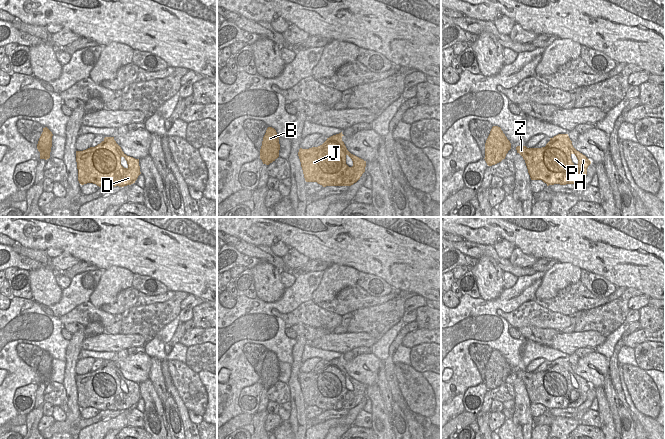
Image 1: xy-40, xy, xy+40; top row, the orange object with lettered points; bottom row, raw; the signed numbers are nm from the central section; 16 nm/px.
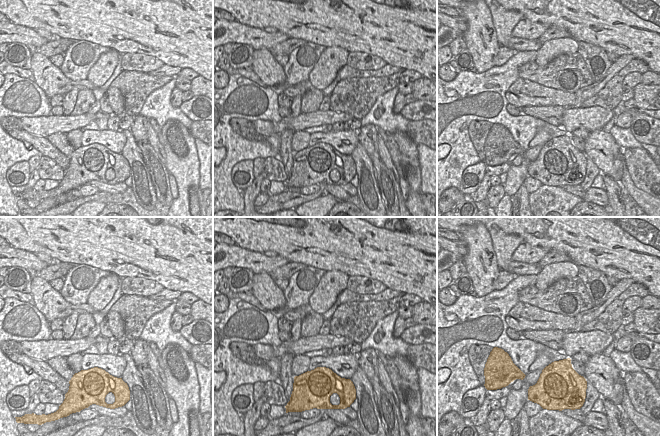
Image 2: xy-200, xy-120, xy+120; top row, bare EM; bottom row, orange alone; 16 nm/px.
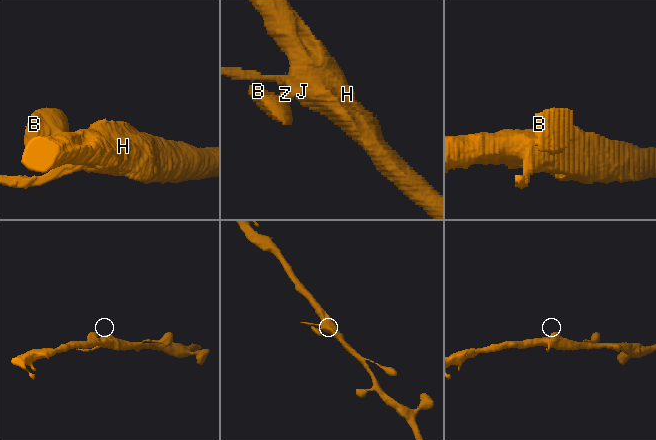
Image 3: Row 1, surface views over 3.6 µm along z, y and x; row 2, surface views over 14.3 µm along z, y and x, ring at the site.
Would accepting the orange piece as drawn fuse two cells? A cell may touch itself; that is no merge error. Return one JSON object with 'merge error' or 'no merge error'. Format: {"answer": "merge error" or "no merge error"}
{"answer": "no merge error"}

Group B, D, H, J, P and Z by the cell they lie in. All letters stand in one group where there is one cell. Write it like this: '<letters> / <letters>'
B D H J P Z

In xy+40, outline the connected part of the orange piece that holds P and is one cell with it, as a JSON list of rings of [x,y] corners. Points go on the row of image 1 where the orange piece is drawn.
[[[558,134],[542,148],[527,148],[517,146],[519,153],[525,160],[531,180],[542,180],[549,185],[578,184],[587,175],[587,168],[591,161],[582,153],[577,151],[570,140],[568,134]]]

